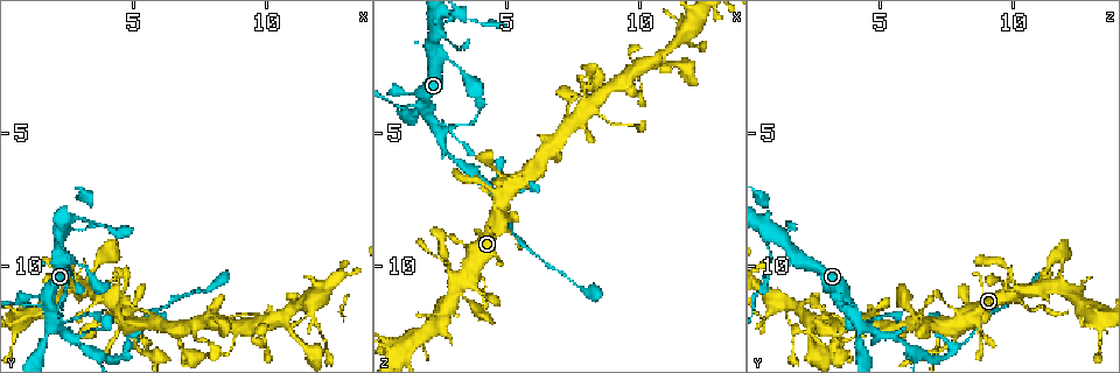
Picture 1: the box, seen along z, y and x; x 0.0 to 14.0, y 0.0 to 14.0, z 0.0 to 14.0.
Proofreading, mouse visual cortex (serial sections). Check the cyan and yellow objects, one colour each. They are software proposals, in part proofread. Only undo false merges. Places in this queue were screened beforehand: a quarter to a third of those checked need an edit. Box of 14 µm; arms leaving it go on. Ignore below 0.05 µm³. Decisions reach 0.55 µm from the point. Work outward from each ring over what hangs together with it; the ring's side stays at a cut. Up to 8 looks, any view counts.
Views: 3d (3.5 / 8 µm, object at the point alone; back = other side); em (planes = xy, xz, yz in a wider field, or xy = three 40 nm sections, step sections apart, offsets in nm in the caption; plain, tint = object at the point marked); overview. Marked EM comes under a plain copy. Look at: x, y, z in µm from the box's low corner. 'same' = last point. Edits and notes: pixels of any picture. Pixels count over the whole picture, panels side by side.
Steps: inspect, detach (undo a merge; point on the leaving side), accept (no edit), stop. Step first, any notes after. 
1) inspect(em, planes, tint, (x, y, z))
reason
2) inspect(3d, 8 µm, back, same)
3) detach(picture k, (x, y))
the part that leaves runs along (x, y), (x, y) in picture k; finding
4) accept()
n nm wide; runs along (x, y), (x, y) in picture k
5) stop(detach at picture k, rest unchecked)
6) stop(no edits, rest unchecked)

inspect(3d, 3.5 µm, (5.6, 13.0, 7.1))
three-way junction

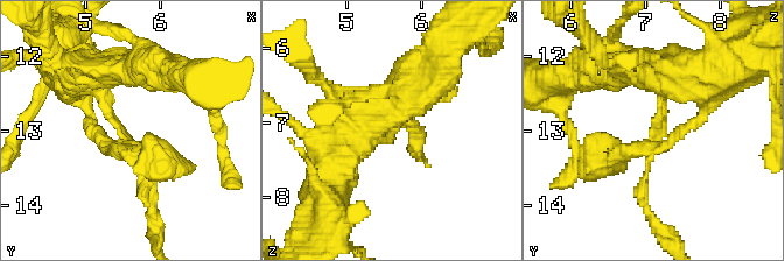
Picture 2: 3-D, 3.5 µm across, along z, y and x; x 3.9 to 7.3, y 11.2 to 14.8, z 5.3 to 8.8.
inspect(em, xy, step 5, tint, (5.50, 13.00, 7.15))

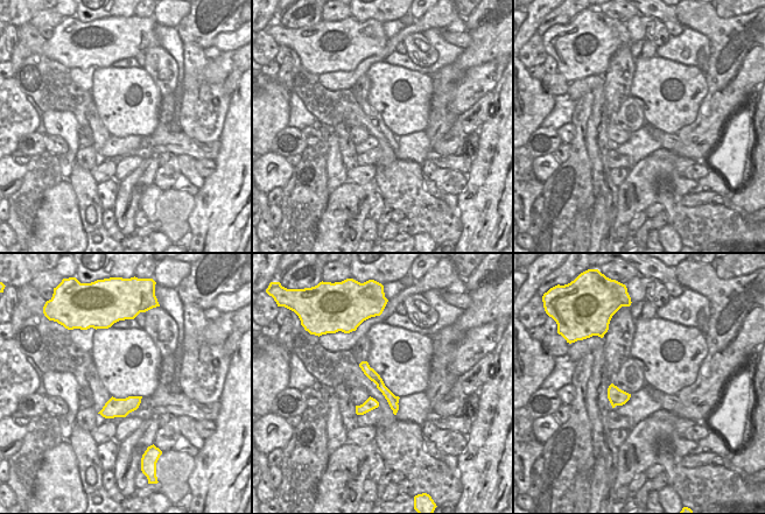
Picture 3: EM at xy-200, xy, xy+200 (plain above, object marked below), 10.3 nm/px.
detach(picture 2, (644, 182))
130 nm wide; a second cell is stuck on

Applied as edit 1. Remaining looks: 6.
inspect(overview)
redraw

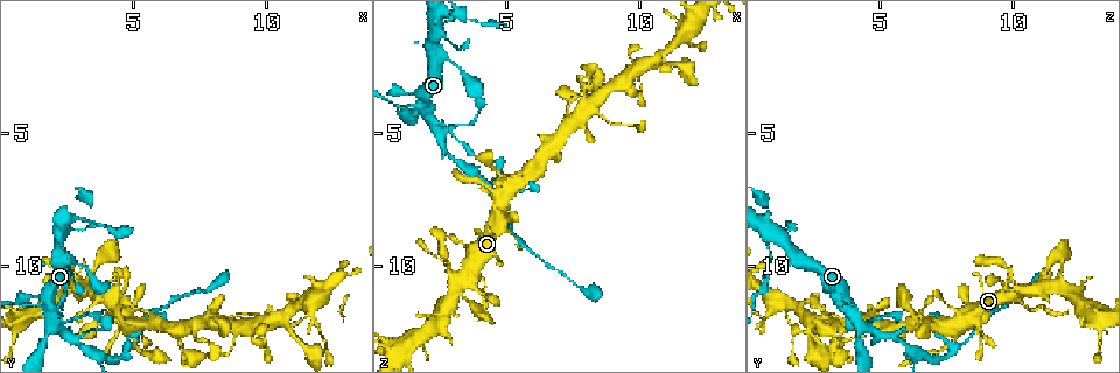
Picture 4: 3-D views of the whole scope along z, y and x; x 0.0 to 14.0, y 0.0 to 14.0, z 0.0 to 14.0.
inspect(3d, 3.5 µm, (2.0, 12.1, 4.3))
four arms meet

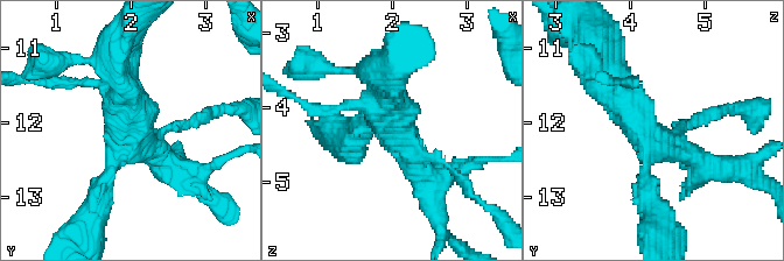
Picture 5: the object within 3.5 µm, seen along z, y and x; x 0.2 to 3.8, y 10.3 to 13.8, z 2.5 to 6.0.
inspect(em, xy, step 2, tint, (2.00, 12.15, 4.25))
4 arms; arms of 150, 250, 300, 400 nm

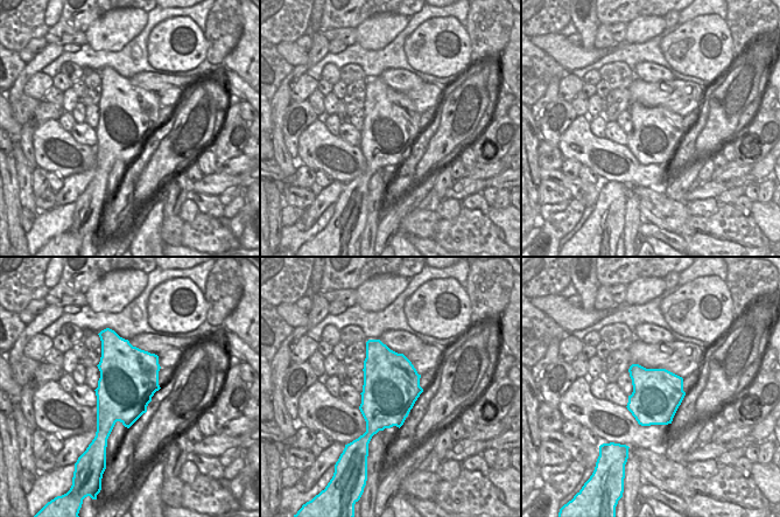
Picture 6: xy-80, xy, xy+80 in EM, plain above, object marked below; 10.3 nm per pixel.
accept()
runs along (608, 71), (646, 132), (704, 168) in picture 5; continuous, no second cell

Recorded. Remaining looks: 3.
inspect(3d, 3.5 µm, (2.2, 8.8, 1.0))
abrupt turn

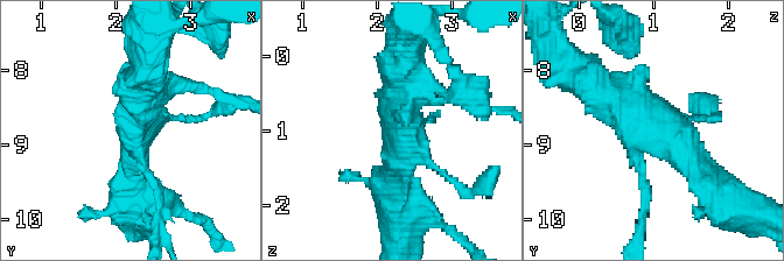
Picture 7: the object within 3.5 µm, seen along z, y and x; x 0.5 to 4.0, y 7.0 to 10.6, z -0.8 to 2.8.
inspect(em, xy, step 1, tint, (2.20, 8.90, 0.90))
need the tissue

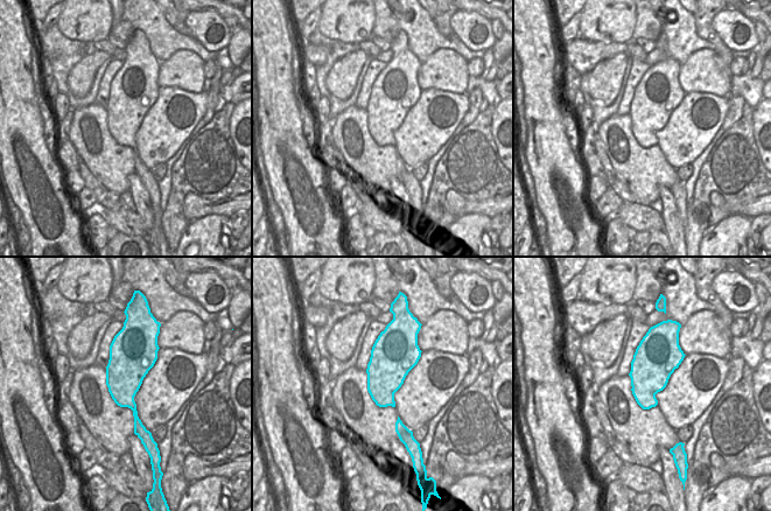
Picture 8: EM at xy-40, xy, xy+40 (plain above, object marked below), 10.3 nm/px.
accept()
runs along (708, 184), (616, 84) in picture 7; continuous, no second cell

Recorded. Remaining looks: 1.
stop(detach at picture 2, rest unchecked)

